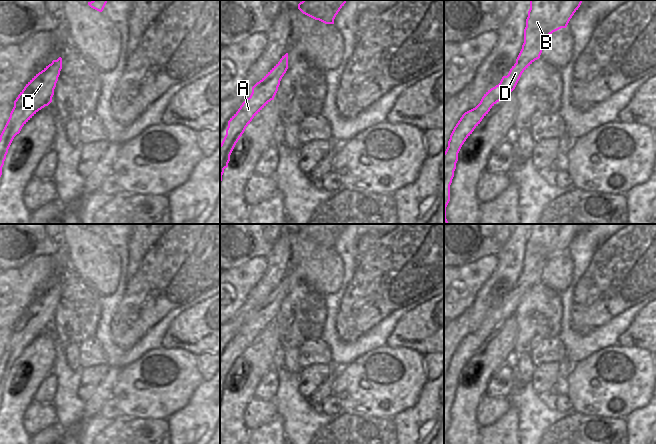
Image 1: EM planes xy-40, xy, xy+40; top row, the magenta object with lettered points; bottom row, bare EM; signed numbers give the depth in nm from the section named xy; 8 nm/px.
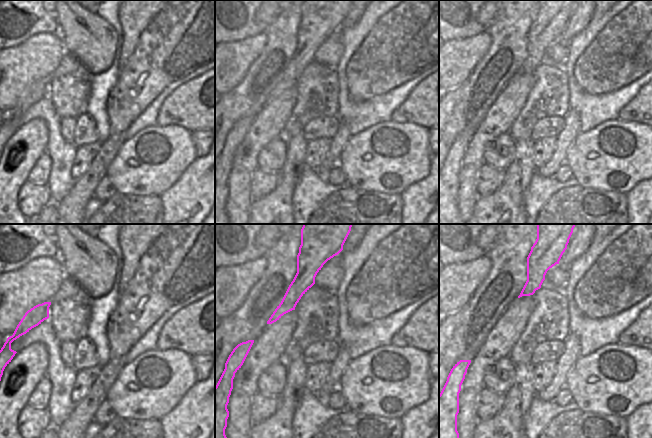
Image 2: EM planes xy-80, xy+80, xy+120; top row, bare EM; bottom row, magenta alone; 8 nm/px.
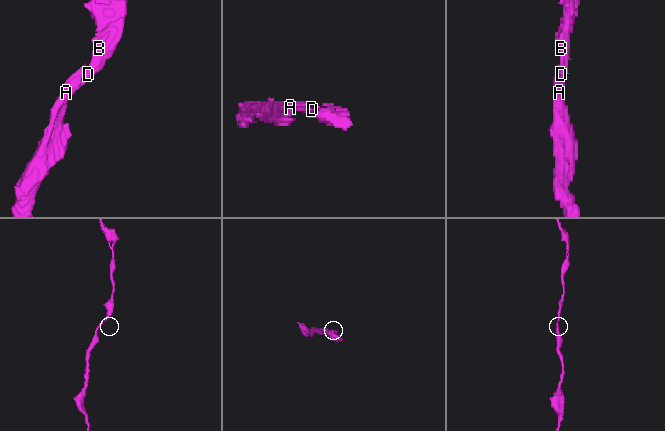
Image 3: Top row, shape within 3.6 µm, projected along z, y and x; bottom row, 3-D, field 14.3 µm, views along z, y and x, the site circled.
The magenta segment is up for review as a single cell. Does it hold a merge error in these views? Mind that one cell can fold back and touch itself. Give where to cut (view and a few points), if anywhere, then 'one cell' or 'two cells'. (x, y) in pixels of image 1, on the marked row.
cut none; one cell

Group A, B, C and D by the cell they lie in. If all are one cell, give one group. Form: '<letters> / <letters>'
A B C D

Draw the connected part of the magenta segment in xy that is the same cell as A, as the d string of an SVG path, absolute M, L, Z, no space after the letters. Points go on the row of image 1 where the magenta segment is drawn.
M288 53L252 87L252 93L228 121L226 135L220 144L220 183L230 155L252 119L271 101L288 69Z

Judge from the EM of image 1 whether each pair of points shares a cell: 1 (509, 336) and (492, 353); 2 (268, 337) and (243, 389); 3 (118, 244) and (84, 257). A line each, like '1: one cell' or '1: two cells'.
1: one cell
2: one cell
3: two cells

